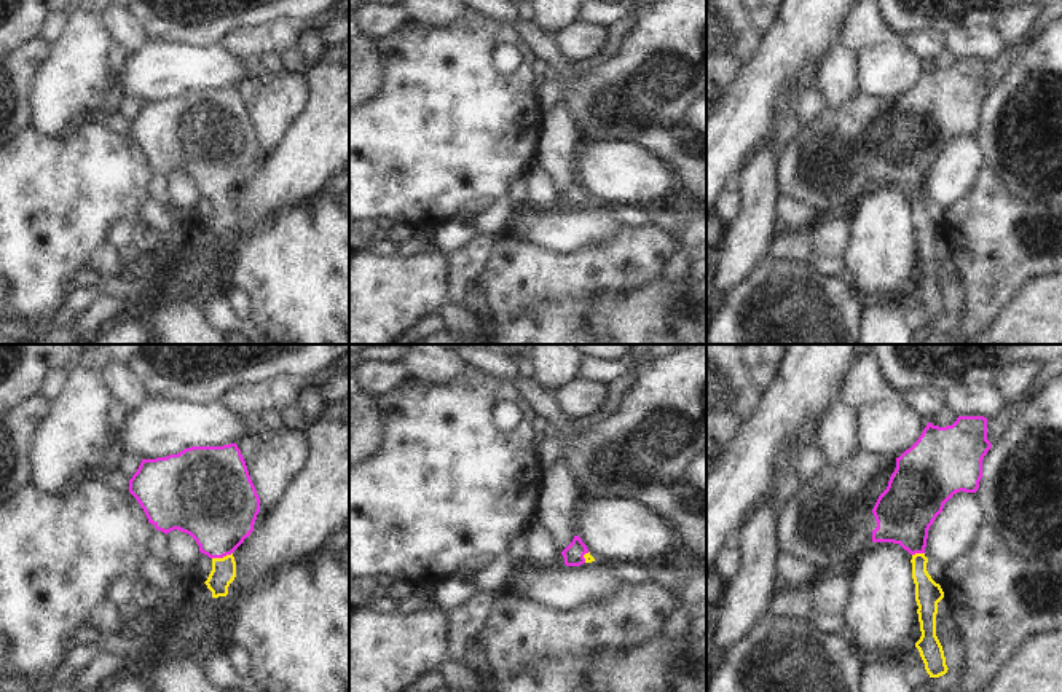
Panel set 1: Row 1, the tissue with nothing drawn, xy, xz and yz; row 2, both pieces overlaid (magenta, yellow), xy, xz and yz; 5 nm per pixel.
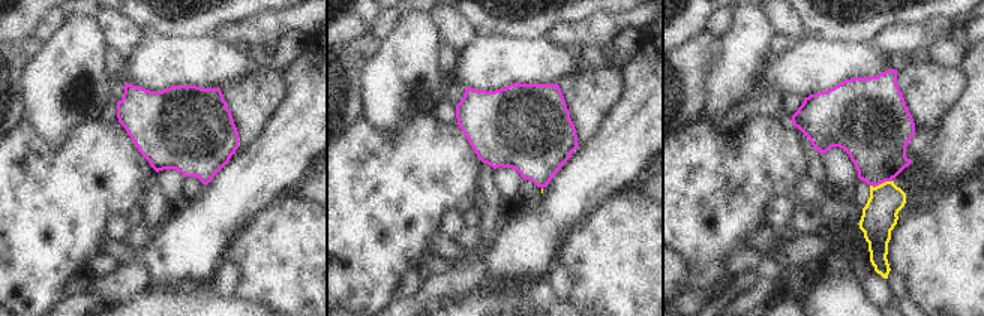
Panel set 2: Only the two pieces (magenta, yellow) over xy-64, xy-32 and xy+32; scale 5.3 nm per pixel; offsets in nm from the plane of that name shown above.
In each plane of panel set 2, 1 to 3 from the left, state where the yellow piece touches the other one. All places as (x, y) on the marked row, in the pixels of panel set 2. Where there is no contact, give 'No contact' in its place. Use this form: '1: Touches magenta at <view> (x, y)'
1: No contact
2: No contact
3: Touches magenta at xy+32 (881, 183)

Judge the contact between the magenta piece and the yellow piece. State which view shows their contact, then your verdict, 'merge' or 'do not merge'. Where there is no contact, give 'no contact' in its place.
contact in xy; merge

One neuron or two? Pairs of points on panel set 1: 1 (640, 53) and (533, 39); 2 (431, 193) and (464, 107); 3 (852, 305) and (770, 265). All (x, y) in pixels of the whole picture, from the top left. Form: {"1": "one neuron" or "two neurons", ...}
{"1": "one neuron", "2": "one neuron", "3": "one neuron"}

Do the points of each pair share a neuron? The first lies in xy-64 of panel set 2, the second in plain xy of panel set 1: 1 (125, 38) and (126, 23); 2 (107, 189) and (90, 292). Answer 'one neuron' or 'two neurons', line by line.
1: one neuron
2: two neurons

